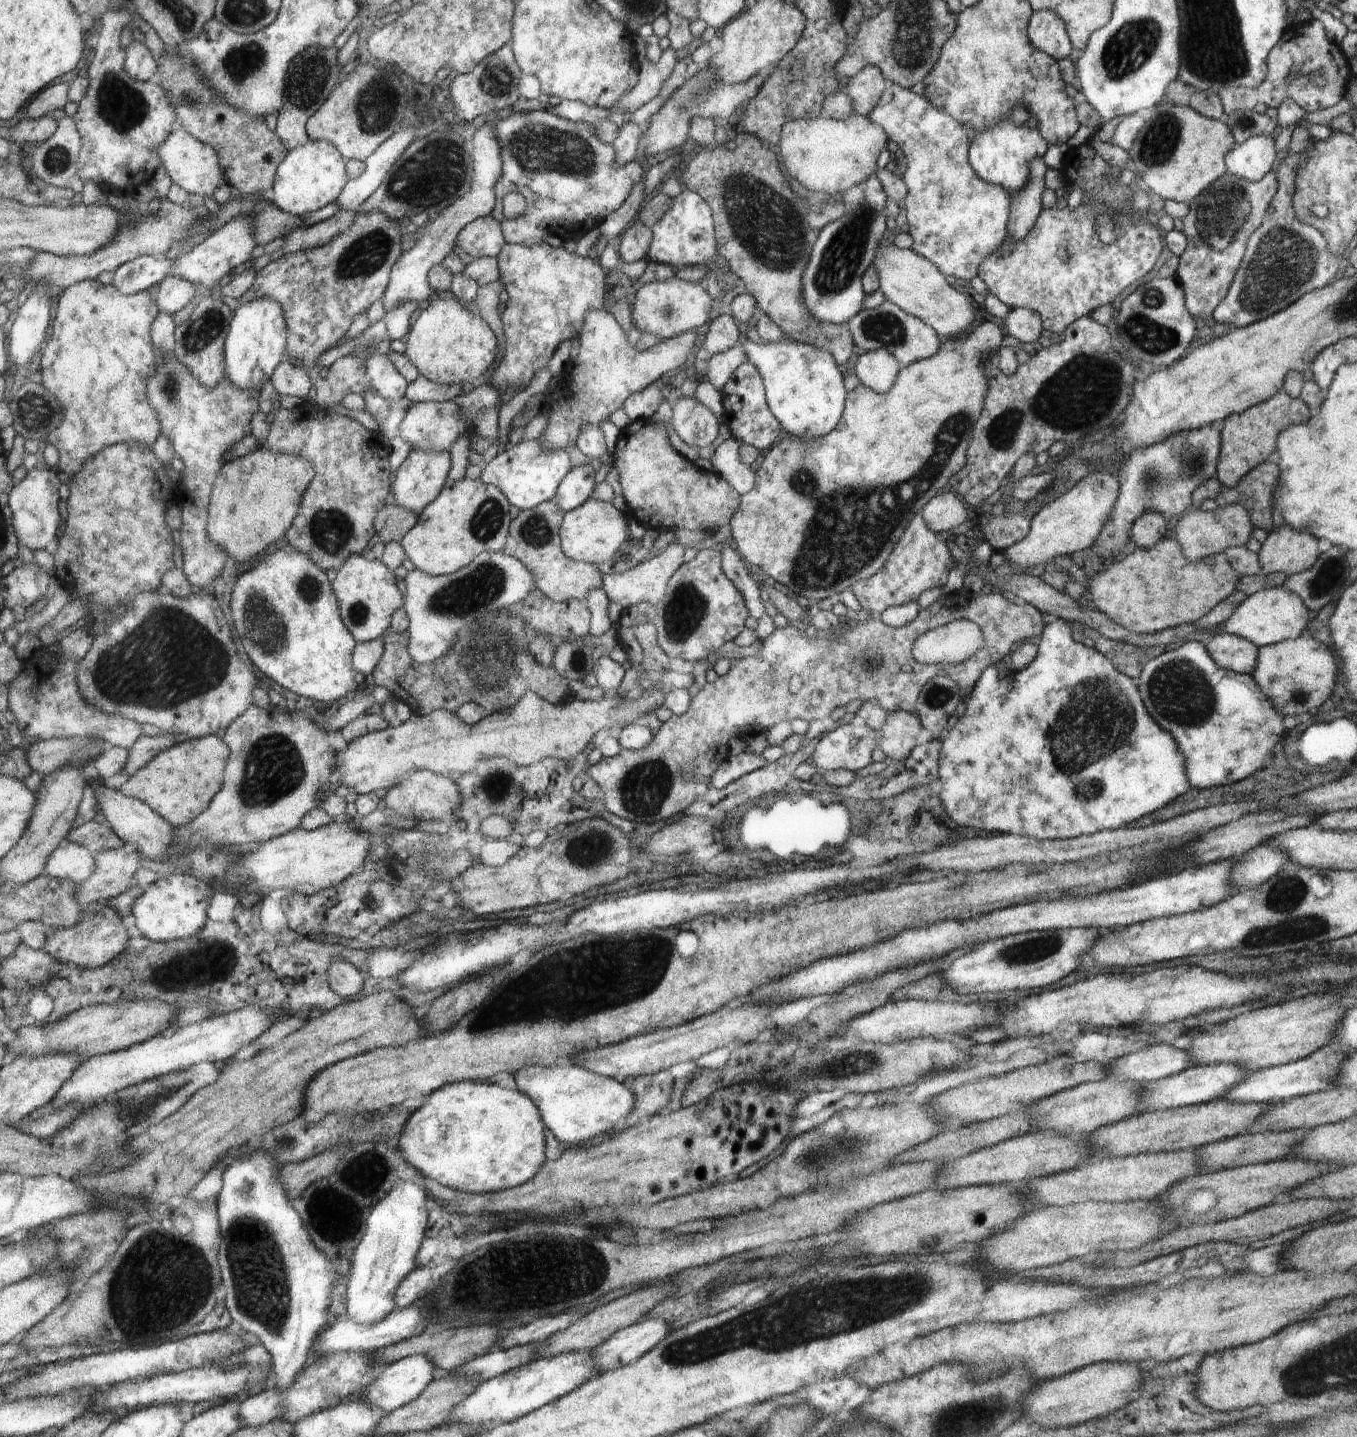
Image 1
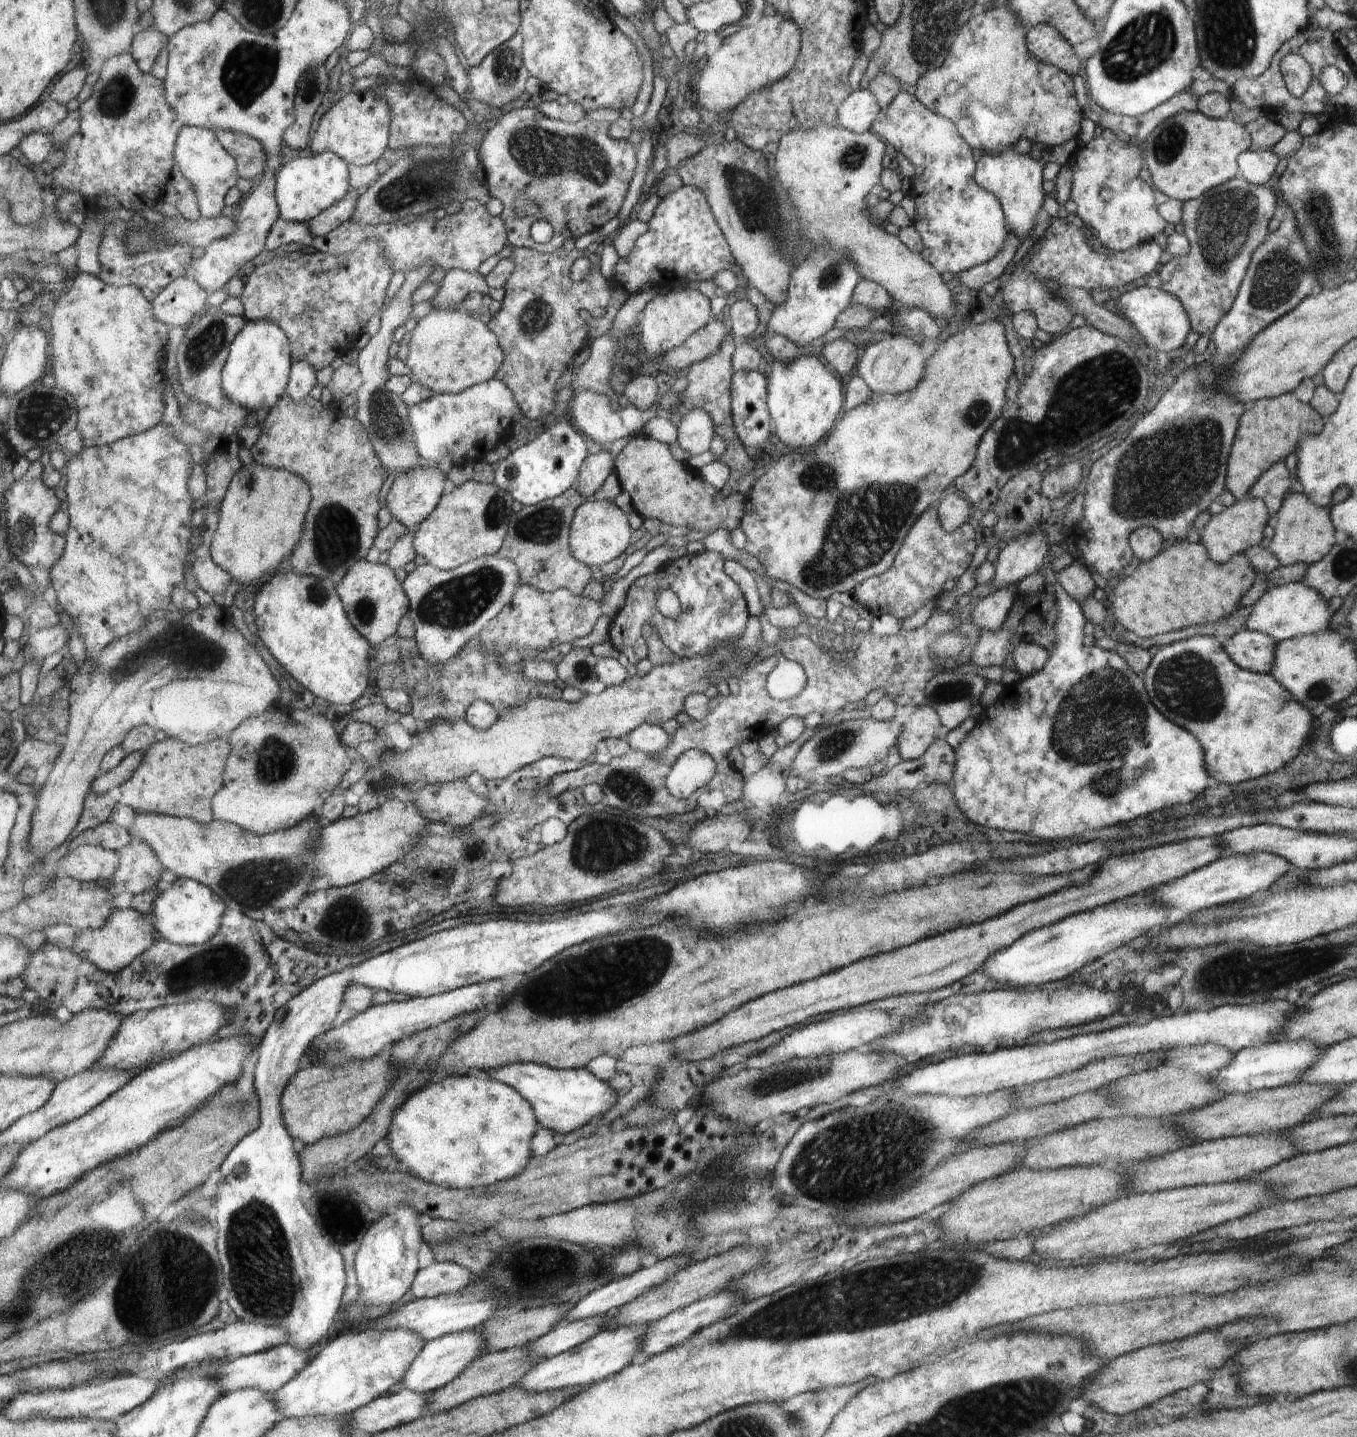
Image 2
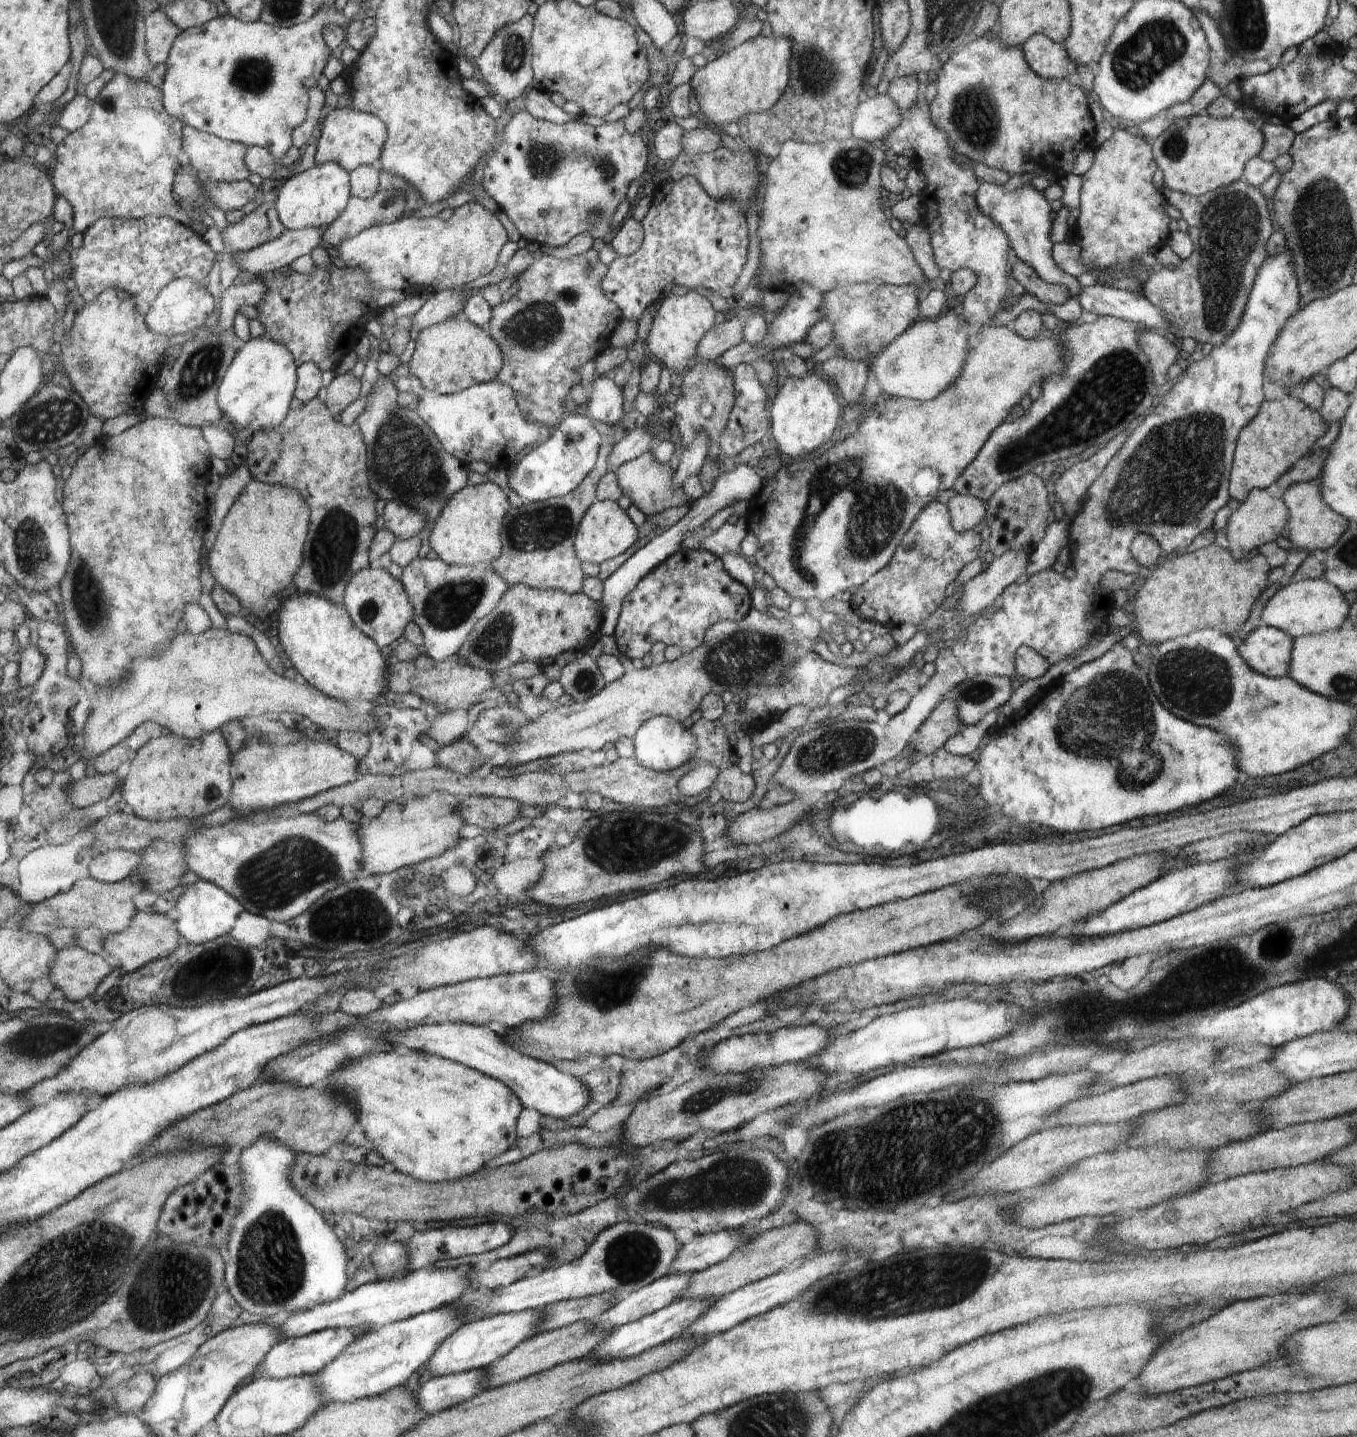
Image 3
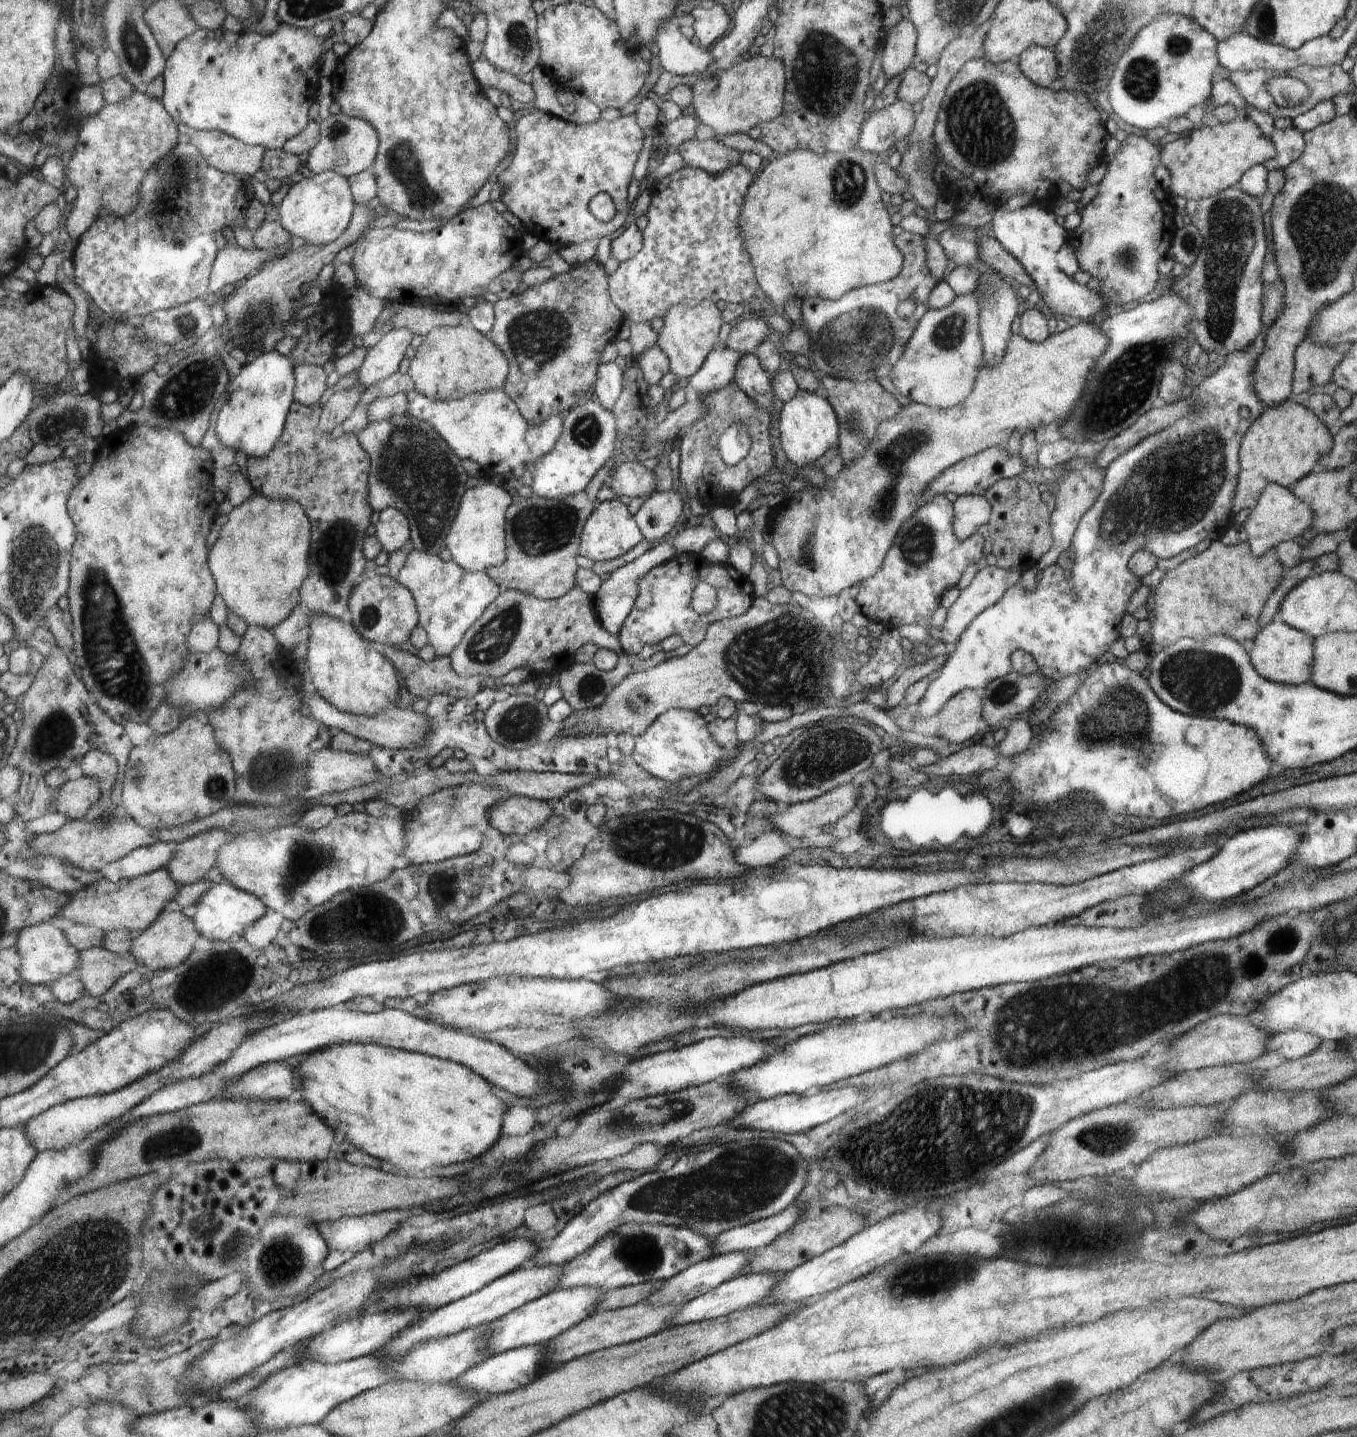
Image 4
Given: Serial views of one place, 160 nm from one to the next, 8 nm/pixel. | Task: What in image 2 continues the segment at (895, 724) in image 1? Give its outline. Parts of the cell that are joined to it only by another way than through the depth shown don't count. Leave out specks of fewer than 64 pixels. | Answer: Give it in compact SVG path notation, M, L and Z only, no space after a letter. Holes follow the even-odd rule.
M927 704L916 707L914 711L904 716L903 733L899 737L900 744L896 751L902 761L920 758L927 752L928 746L934 742L940 724L940 716L934 708Z

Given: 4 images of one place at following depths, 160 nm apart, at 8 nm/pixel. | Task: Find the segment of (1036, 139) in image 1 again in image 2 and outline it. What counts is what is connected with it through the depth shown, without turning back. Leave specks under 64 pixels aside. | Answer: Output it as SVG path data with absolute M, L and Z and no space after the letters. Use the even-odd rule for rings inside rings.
M1074 138L1057 148L1046 147L1040 159L1034 159L1030 154L1020 154L1011 147L1006 152L1000 152L998 156L984 152L975 162L975 181L999 198L1006 214L1009 231L1014 232L1022 242L1033 232L1036 214L1044 204L1043 172L1046 164L1055 160L1063 161L1065 158L1072 160L1080 145L1080 140Z

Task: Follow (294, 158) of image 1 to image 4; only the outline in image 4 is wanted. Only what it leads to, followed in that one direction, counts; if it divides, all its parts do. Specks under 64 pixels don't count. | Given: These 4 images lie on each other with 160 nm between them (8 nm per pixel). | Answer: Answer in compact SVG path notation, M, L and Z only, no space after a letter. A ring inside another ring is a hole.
M333 171L320 172L309 178L303 178L300 182L290 185L290 190L278 205L274 218L291 237L302 238L308 244L331 244L347 231L354 219L356 203L354 194L350 192L350 186L346 176Z

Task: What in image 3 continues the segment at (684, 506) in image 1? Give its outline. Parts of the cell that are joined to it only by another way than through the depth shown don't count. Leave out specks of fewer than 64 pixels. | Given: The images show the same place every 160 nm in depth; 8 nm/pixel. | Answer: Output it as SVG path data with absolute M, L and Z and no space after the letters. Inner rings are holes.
M650 450L613 470L624 496L628 496L646 516L654 515L673 506L682 506L688 500L682 486L674 482L674 476L676 476L674 462L666 462L666 464L668 465L654 460L653 450Z

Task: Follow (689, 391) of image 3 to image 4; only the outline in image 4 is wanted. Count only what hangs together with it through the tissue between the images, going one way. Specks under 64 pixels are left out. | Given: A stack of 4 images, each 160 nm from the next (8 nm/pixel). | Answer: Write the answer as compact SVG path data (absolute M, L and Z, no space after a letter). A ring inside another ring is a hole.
M734 381L727 388L710 392L702 400L706 402L706 414L680 436L680 480L689 497L696 496L703 505L712 508L727 503L729 495L740 495L744 488L773 472L776 463L771 444L769 410L748 400ZM734 422L742 422L746 426L752 444L745 461L727 466L719 452L718 438Z

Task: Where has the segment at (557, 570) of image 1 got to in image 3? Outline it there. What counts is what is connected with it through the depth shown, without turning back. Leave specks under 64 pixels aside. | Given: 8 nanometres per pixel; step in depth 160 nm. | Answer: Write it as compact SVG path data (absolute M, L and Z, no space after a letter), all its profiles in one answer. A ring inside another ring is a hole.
M621 423L620 426L607 425L603 429L598 462L574 491L566 496L545 501L527 501L521 506L512 507L512 510L505 514L500 531L502 554L490 563L510 586L523 584L537 589L558 589L572 594L582 590L584 574L580 559L574 554L574 536L576 530L579 530L580 520L583 520L597 500L598 484L602 482L603 476L611 471L609 458L615 444L627 434Z

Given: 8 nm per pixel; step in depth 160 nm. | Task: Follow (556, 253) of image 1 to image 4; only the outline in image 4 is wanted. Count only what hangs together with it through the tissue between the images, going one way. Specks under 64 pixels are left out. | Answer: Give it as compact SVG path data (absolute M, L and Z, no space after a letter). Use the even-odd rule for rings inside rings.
M593 258L572 265L568 272L554 275L547 282L529 287L522 294L513 294L508 300L498 300L493 305L495 325L488 336L499 346L510 364L510 374L502 390L515 402L528 424L544 425L556 414L562 415L562 410L581 405L582 398L586 398L586 392L596 382L600 354L604 346L616 338L622 324L622 312L608 296L609 285L604 268L598 262L594 264Z

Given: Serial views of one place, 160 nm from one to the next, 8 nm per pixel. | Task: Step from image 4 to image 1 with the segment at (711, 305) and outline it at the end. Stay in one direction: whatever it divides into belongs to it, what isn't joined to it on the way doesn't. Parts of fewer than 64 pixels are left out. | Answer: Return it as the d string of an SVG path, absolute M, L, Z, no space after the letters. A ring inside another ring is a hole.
M674 276L672 280L644 284L631 296L631 308L635 327L662 339L668 339L687 331L703 331L704 322L708 322L710 318L710 296L697 282L690 284Z

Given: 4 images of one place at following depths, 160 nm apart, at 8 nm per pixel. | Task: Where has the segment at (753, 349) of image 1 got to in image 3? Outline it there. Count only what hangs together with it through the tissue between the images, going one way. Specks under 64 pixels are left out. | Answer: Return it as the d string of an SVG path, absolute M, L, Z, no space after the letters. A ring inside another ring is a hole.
M818 374L804 378L788 376L784 385L777 390L777 396L771 408L772 436L784 454L794 459L802 458L804 454L816 450L820 444L832 438L840 416L840 406L822 376Z

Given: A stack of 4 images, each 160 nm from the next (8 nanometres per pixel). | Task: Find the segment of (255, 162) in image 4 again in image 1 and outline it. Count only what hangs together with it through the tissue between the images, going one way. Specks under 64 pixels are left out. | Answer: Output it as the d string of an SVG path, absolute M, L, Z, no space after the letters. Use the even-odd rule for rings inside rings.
M184 129L171 132L167 140L158 149L160 160L164 162L166 174L173 184L183 188L187 193L200 196L200 198L211 198L216 188L225 182L222 166L219 165L219 156L211 145L197 140Z

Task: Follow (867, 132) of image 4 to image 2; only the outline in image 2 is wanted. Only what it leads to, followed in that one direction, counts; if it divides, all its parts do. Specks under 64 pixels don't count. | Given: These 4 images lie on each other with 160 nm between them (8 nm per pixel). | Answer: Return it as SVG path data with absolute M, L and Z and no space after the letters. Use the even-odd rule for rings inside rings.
M858 89L839 108L839 125L854 133L866 132L871 130L880 110L872 92Z

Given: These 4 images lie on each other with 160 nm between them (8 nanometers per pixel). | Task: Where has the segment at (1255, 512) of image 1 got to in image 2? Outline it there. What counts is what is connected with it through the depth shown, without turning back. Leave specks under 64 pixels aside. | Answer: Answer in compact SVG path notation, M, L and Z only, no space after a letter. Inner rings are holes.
M1284 461L1272 464L1248 490L1248 498L1256 498L1264 502L1264 506L1268 510L1270 518L1269 523L1273 523L1277 512L1285 500L1285 496L1289 493L1290 488L1294 484L1294 478L1290 476L1290 472Z

